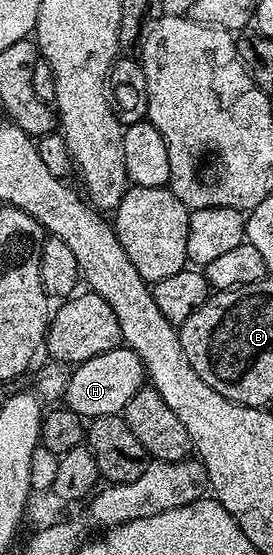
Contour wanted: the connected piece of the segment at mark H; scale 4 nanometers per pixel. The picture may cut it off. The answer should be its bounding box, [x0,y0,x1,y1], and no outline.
[63,346,147,418]

